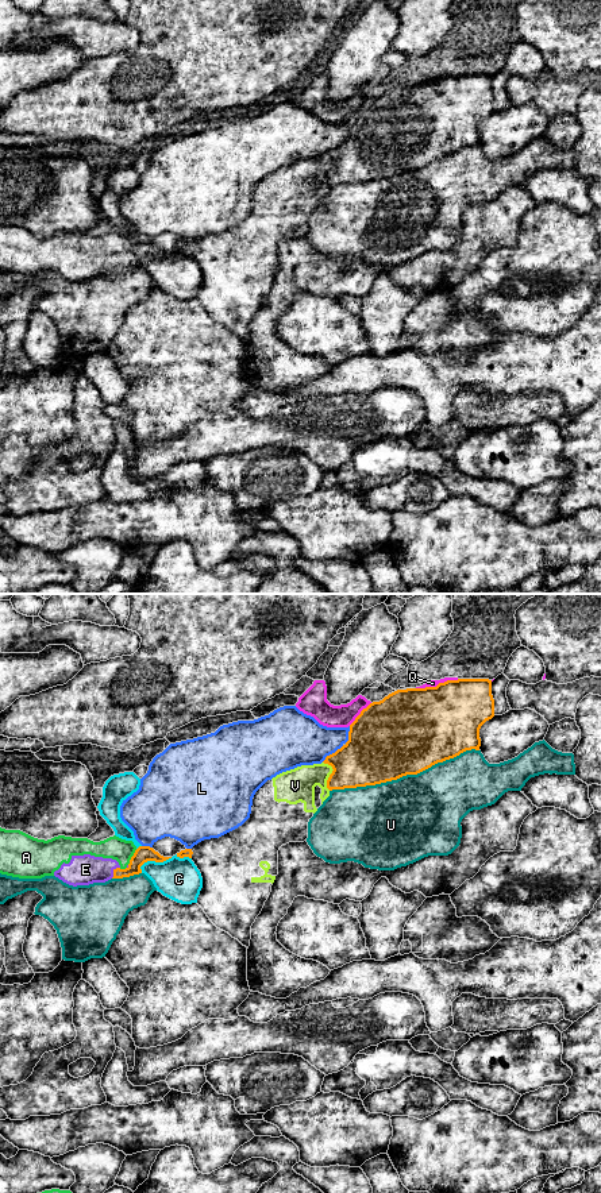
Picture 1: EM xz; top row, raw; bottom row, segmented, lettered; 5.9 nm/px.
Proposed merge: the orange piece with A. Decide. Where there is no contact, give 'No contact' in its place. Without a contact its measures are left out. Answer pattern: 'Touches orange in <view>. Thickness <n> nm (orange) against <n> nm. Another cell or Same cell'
Touches orange in xz. Thickness 100 nm (orange) against 140 nm. Same cell

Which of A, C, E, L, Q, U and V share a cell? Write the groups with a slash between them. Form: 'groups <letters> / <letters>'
groups A E / C / L / Q / U / V

